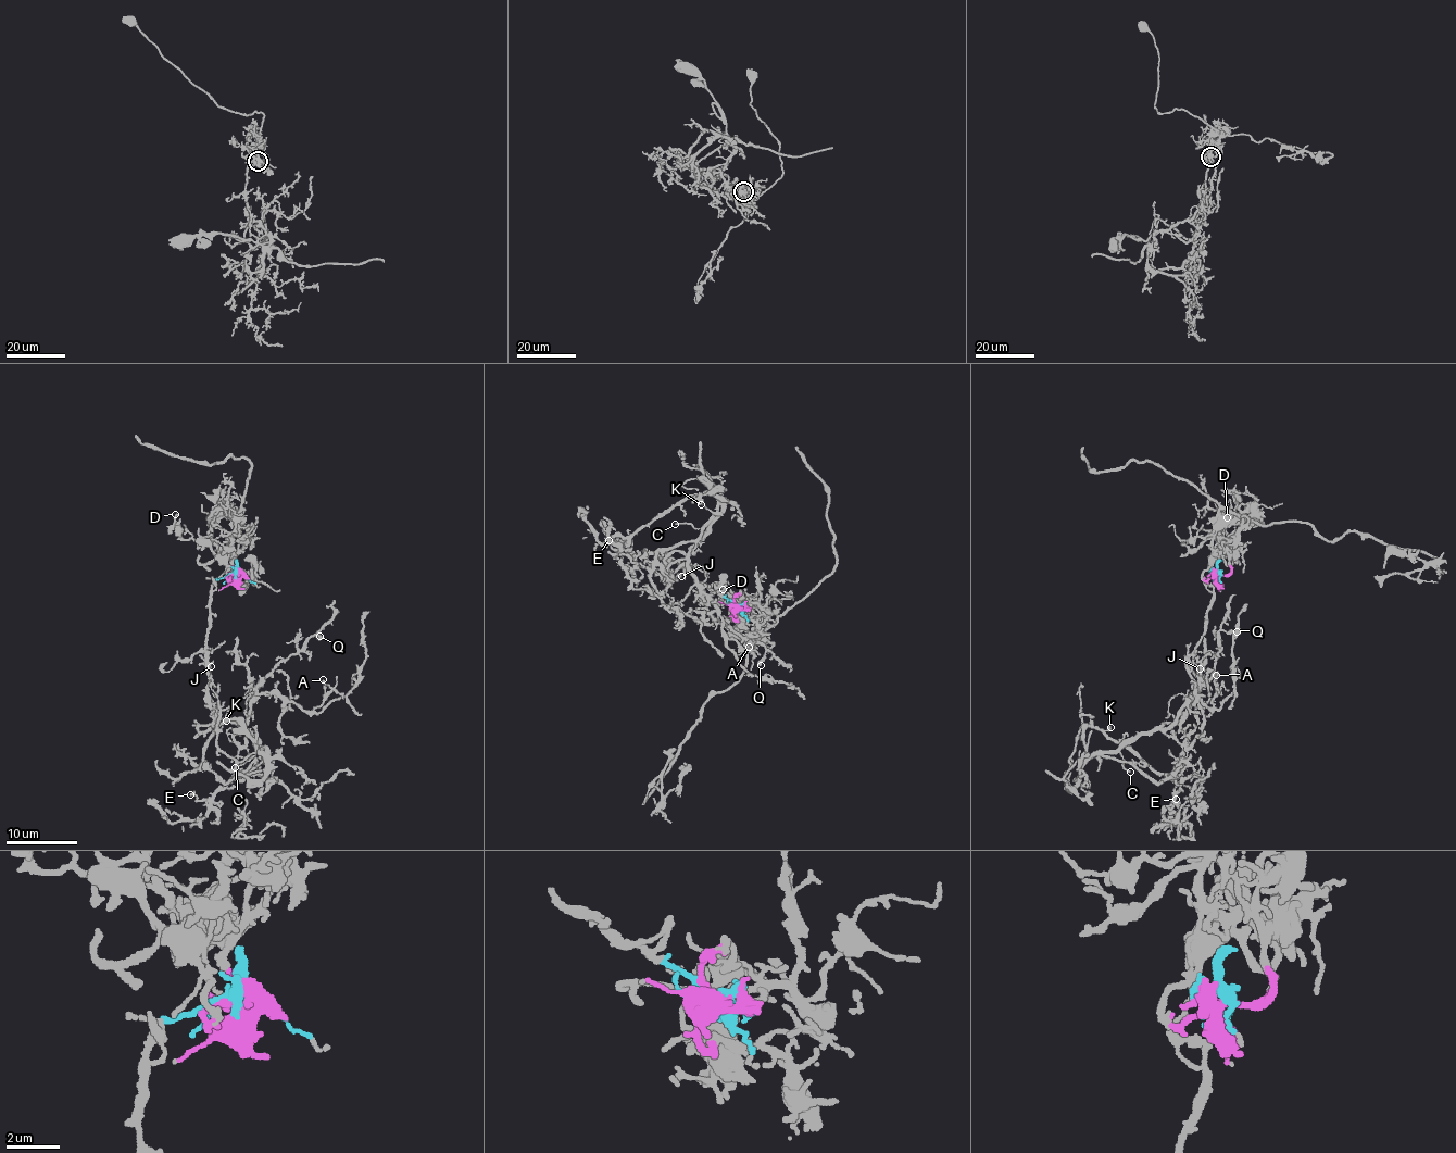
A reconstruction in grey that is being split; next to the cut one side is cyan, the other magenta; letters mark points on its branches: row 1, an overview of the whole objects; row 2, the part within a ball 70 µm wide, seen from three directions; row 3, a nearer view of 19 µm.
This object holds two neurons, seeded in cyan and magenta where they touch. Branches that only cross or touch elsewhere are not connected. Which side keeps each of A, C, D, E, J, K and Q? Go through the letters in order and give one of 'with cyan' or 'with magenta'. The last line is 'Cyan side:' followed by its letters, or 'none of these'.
A: with cyan
C: with cyan
D: with magenta
E: with cyan
J: with cyan
K: with cyan
Q: with cyan
Cyan side: A, C, E, J, K, Q

